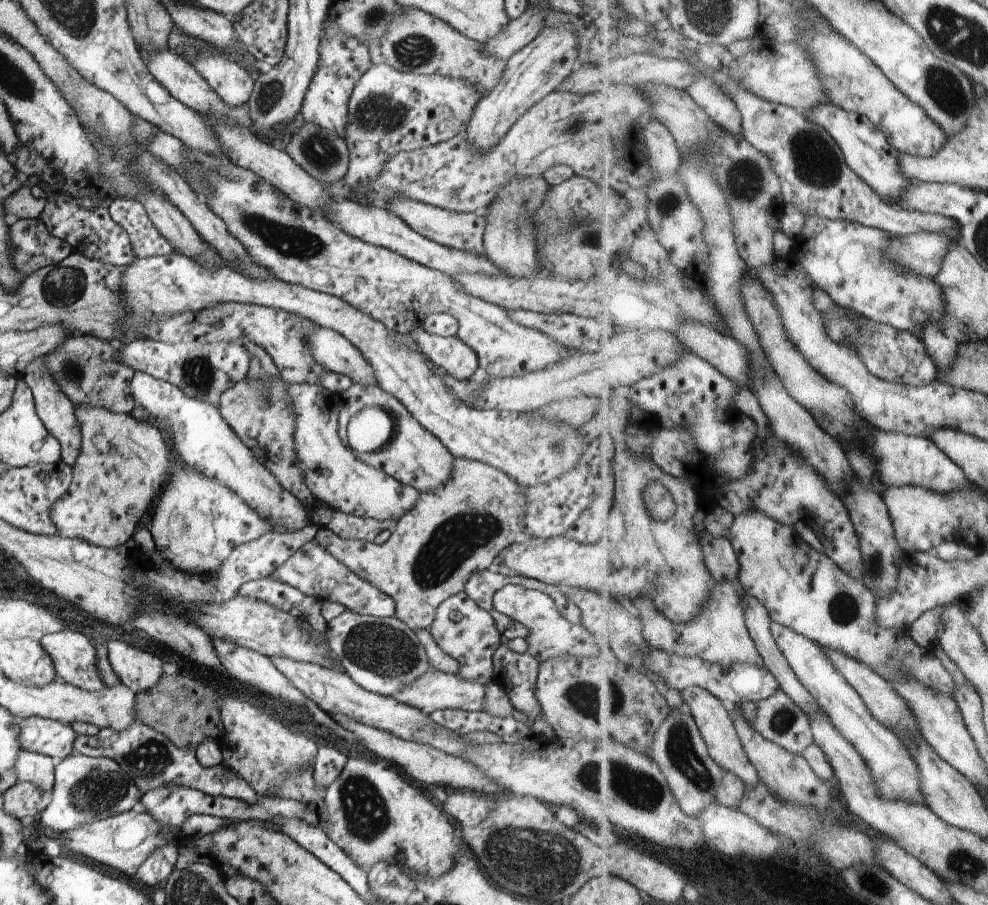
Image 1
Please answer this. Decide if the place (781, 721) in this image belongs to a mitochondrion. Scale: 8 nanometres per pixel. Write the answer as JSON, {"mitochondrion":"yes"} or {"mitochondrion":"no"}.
{"mitochondrion":"yes"}

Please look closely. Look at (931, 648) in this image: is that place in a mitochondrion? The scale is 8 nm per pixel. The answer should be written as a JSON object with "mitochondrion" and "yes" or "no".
{"mitochondrion":"no"}

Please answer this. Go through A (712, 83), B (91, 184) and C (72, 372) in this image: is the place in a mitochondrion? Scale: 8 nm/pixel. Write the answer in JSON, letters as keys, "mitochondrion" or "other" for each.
{"A":"other","B":"other","C":"mitochondrion"}

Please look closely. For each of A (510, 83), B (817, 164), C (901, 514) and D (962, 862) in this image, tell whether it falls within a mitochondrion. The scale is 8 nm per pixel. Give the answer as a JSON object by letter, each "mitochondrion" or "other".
{"A":"other","B":"mitochondrion","C":"other","D":"mitochondrion"}

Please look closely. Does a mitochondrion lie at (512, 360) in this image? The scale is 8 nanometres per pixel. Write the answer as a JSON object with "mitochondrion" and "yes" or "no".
{"mitochondrion":"no"}

